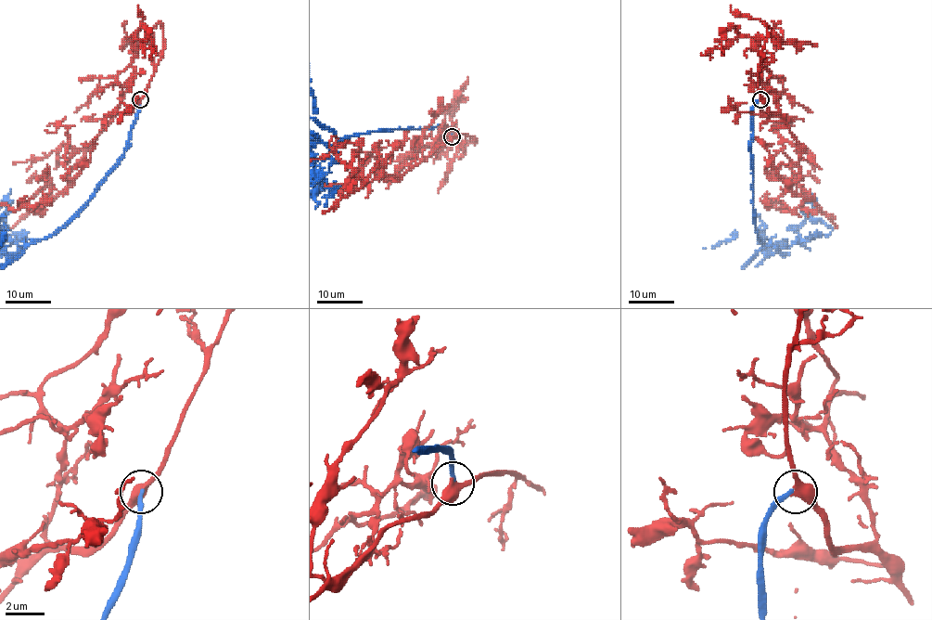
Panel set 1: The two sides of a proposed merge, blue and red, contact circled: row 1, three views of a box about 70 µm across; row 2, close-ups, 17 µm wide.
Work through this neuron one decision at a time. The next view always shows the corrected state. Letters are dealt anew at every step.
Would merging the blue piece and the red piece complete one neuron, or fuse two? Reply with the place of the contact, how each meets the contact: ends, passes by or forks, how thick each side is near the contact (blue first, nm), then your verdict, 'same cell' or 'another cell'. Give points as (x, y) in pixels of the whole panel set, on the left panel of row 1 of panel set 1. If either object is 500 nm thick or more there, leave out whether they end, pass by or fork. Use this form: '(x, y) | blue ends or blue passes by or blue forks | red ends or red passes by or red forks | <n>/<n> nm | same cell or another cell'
(140, 99) | blue ends | red passes by | 200/420 nm | same cell

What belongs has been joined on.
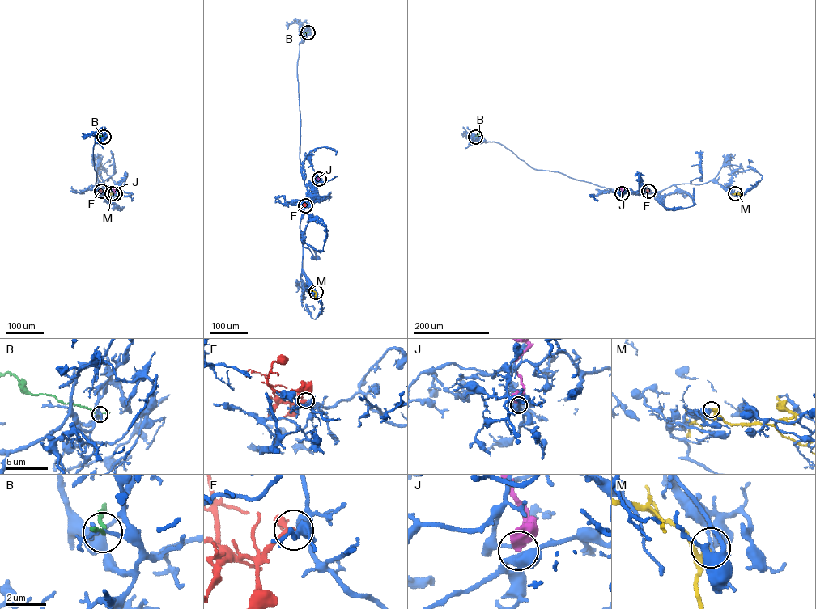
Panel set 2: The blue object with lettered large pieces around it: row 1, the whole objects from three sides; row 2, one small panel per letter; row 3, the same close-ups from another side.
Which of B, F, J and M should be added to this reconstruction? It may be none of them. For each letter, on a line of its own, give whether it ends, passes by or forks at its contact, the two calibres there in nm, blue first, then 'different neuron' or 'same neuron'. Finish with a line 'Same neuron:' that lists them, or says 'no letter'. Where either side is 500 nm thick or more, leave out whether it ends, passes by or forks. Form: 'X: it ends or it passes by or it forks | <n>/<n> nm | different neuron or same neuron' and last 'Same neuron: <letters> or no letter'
B: it passes by | 200/150 nm | different neuron
F: it passes by | 360/220 nm | same neuron
J: 400/600 nm | different neuron
M: it ends | 480/400 nm | different neuron
Same neuron: F

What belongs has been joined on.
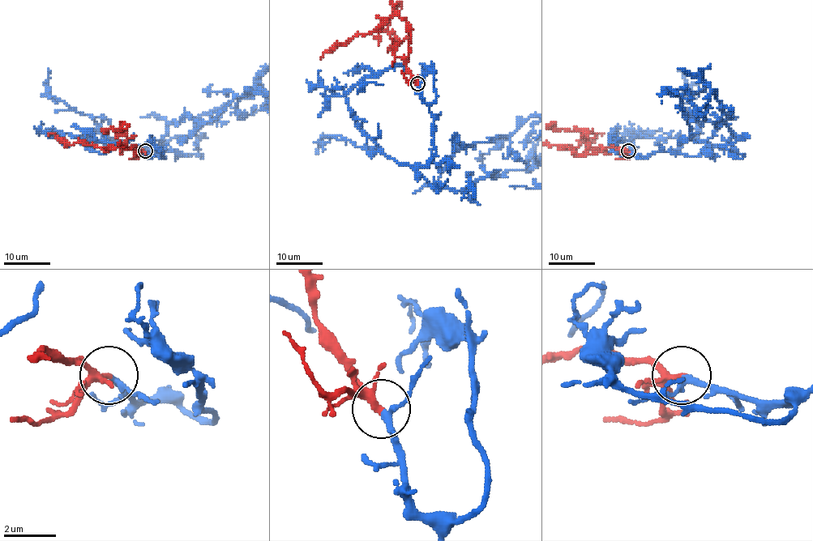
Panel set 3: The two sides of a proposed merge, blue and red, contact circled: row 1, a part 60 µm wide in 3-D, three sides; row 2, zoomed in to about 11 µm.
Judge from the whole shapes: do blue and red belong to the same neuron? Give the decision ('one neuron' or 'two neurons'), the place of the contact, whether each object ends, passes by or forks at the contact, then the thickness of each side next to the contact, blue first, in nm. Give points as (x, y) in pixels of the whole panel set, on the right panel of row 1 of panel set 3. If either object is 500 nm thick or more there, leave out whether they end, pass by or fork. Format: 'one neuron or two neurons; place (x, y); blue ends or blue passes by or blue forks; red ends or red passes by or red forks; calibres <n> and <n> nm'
one neuron; place (628, 151); blue passes by; red forks; calibres 200 and 190 nm

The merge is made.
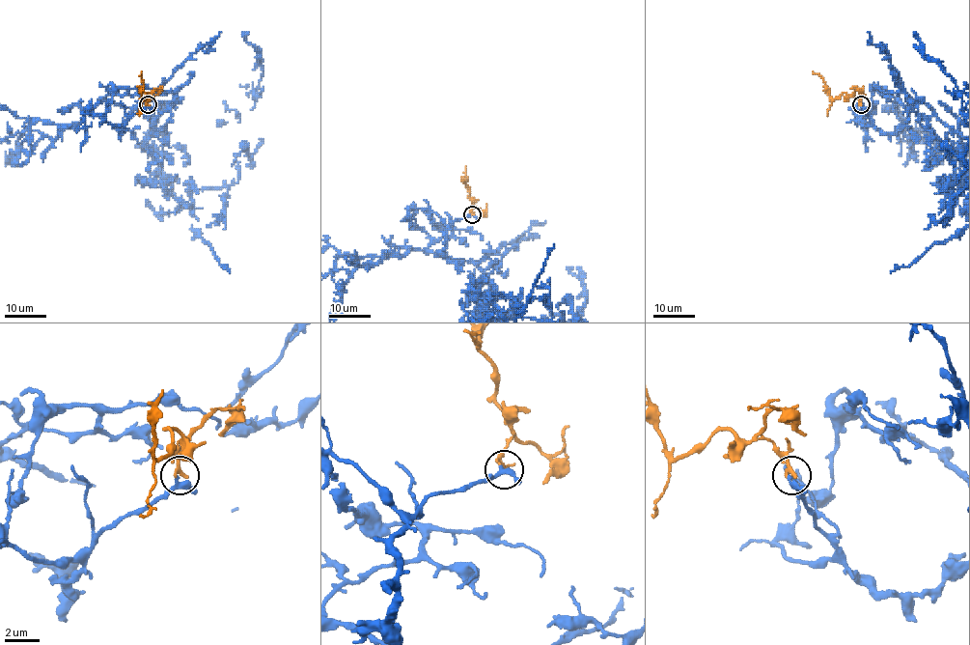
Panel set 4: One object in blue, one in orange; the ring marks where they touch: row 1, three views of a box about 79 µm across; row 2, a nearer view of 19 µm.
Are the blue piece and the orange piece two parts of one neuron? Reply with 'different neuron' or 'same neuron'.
different neuron

